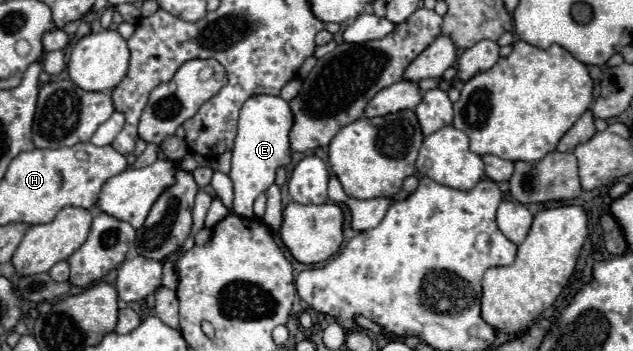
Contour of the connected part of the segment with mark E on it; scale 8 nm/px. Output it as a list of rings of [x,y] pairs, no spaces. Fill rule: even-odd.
[[[254,95],[250,97],[238,117],[238,135],[234,139],[232,147],[232,169],[228,177],[234,183],[234,213],[238,217],[254,217],[252,205],[254,199],[264,193],[272,183],[276,169],[280,165],[290,163],[290,141],[288,141],[288,131],[292,127],[292,111],[290,105],[282,97],[272,97],[272,95]]]

